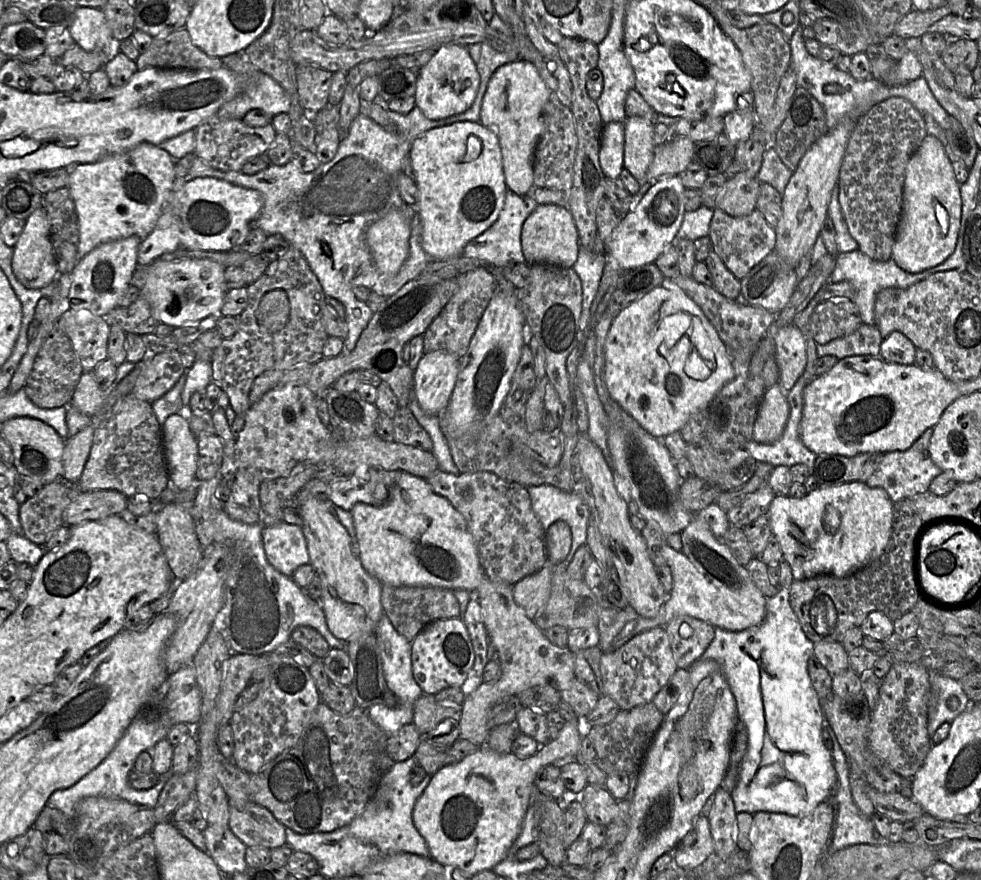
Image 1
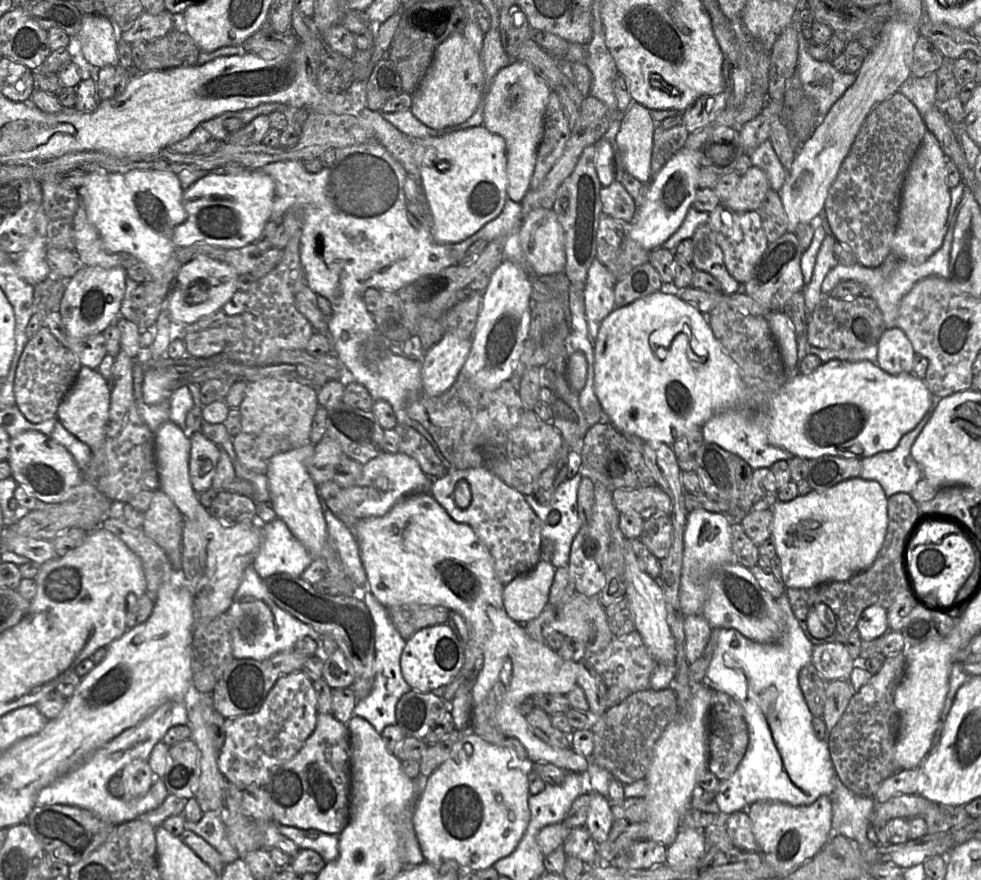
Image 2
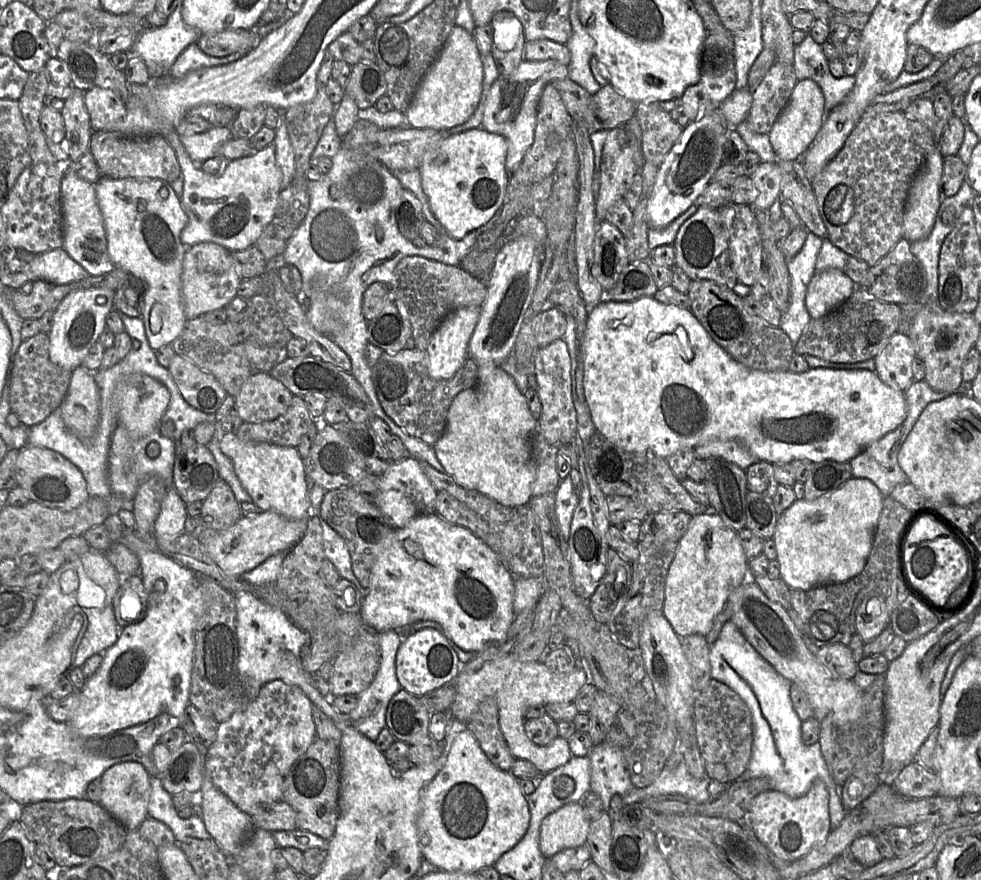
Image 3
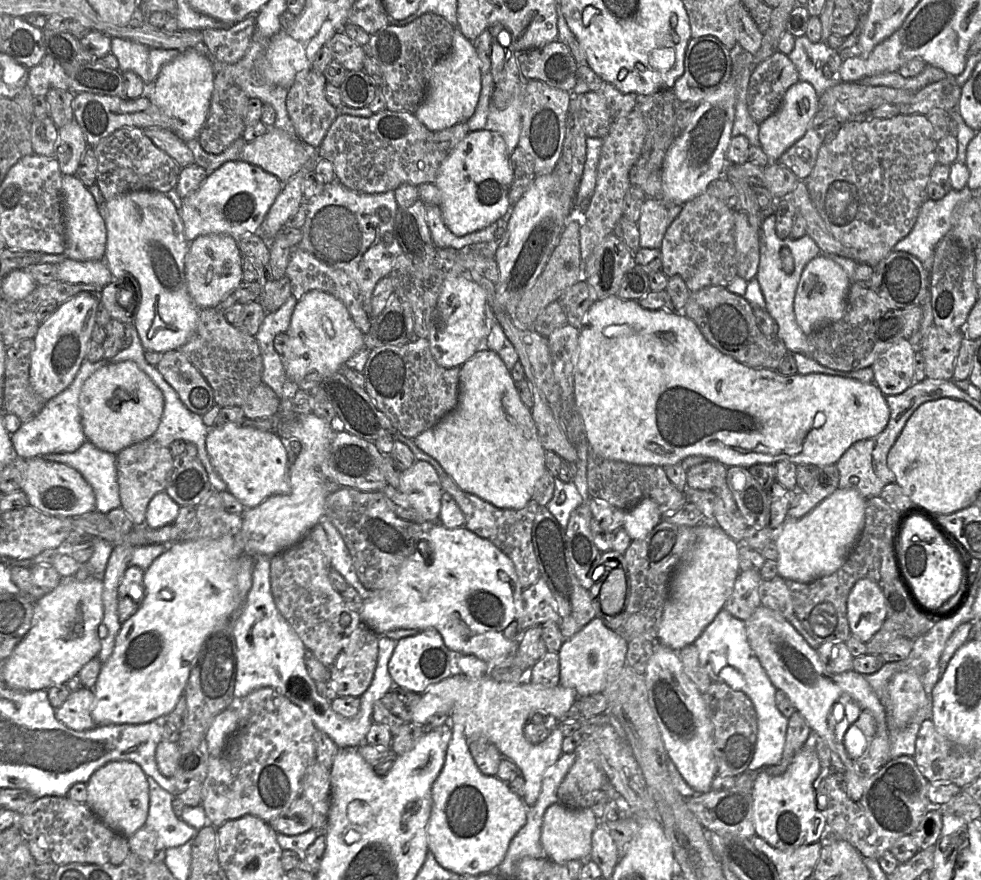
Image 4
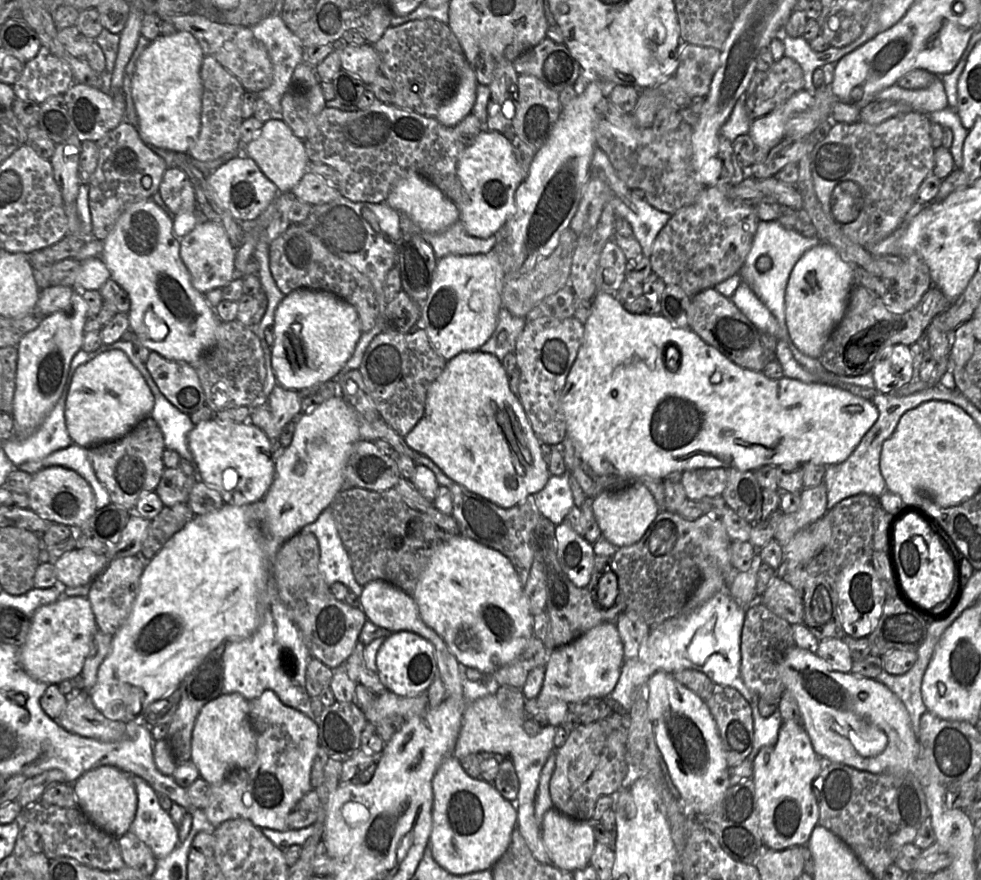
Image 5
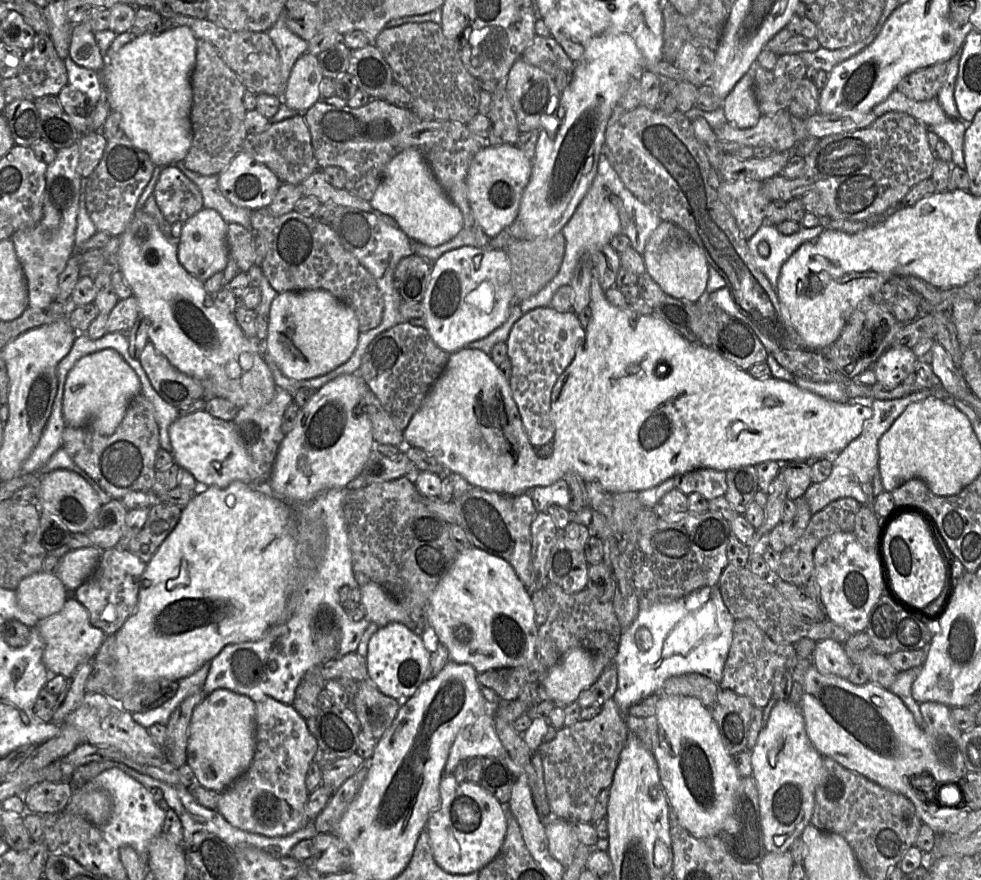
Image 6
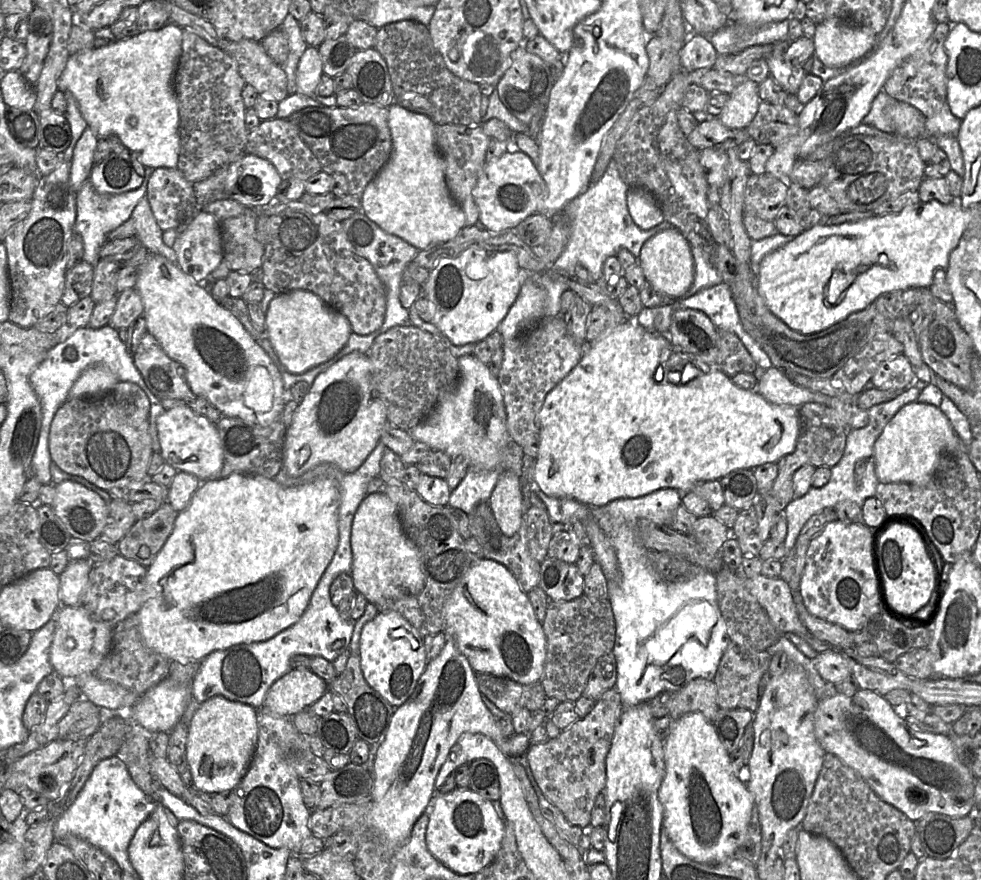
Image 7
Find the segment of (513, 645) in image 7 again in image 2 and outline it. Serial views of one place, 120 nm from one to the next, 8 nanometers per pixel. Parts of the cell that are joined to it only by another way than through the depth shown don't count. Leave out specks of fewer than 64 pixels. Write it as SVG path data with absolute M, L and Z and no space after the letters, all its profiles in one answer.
M423 492L403 498L384 516L360 519L355 537L362 565L378 602L388 610L402 606L443 606L459 613L469 626L462 671L480 672L484 644L492 632L487 609L504 608L505 585L497 578L492 556L474 530L467 524L454 521L430 492Z

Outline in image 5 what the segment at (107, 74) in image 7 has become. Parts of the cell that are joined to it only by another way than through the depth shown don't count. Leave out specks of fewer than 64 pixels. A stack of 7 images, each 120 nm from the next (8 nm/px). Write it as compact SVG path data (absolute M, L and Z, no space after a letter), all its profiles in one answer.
M177 31L152 40L140 55L131 80L131 93L137 114L137 129L147 145L188 153L201 127L203 84L201 66L205 54L189 32Z

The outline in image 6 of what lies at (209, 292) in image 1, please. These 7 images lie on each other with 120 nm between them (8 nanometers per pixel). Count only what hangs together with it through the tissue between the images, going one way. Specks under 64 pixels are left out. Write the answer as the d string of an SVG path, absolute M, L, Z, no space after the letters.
M202 208L183 224L177 254L184 269L202 283L214 274L224 271L230 259L227 245L227 223L215 210Z

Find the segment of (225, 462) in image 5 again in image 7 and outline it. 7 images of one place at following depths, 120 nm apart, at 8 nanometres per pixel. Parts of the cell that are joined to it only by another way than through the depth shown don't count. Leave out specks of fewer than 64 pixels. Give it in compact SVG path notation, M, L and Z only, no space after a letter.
M177 406L157 417L156 428L161 447L160 454L177 472L192 474L201 481L220 478L223 448L218 429L208 418L195 413L188 406Z

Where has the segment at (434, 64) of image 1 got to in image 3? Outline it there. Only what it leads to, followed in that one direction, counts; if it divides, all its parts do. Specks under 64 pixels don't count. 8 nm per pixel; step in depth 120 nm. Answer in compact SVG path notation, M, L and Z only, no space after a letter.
M454 26L437 59L420 82L406 110L408 126L448 131L465 123L476 110L482 94L483 64L473 34Z

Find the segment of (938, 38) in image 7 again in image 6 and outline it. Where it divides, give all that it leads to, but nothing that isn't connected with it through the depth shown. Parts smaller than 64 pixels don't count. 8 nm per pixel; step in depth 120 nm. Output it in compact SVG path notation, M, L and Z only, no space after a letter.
M948 62L928 66L905 76L896 90L916 101L937 98L947 77Z

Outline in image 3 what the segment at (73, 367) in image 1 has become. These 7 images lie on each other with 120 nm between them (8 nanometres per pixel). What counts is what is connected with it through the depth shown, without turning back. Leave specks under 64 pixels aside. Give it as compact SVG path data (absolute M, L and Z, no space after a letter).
M40 331L22 341L15 354L9 390L9 405L11 412L28 427L39 424L59 407L70 385L73 370L54 364L49 358L48 349L48 334Z

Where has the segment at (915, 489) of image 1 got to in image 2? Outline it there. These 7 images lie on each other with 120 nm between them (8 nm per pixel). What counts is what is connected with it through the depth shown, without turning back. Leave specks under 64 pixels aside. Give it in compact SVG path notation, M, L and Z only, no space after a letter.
M932 397L928 412L913 430L901 438L895 449L862 459L860 478L877 481L888 498L897 493L910 494L923 478L919 465L911 455L911 447L932 417L940 399Z

